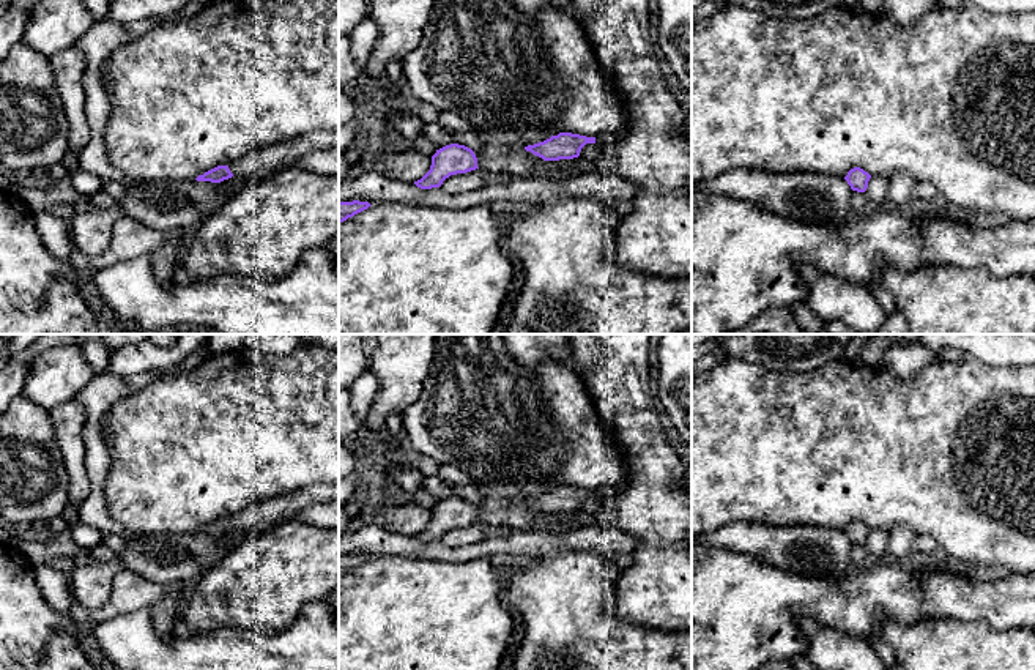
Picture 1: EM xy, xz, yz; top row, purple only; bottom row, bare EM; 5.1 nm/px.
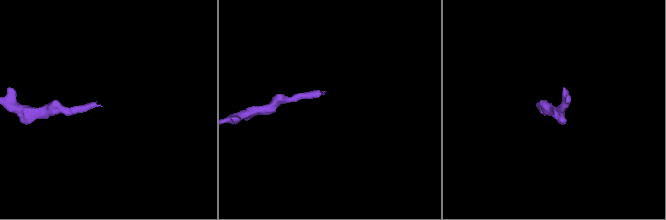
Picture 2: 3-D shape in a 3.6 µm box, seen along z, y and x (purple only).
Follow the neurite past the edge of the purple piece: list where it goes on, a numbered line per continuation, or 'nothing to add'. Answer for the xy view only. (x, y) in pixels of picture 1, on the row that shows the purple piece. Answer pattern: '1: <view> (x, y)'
1: xy (263, 161)

